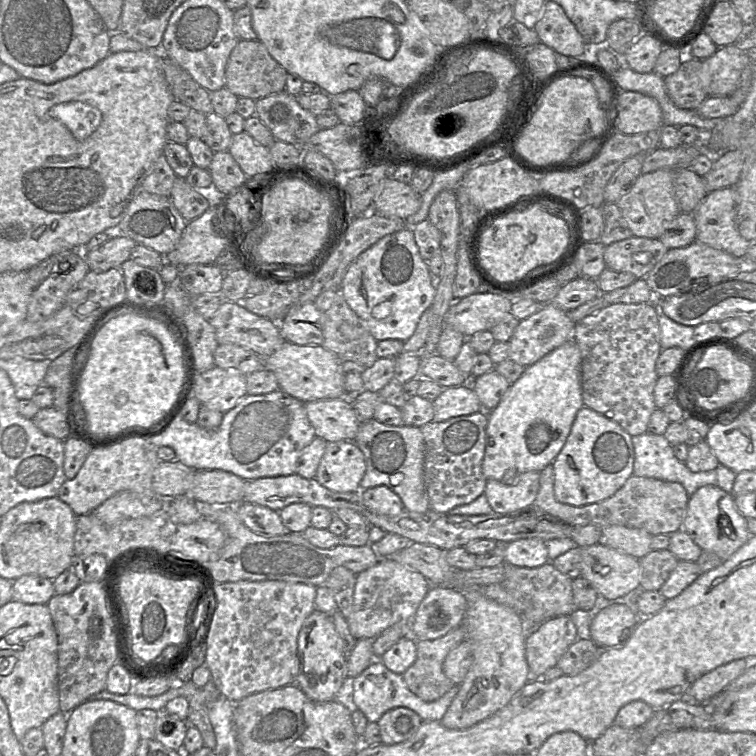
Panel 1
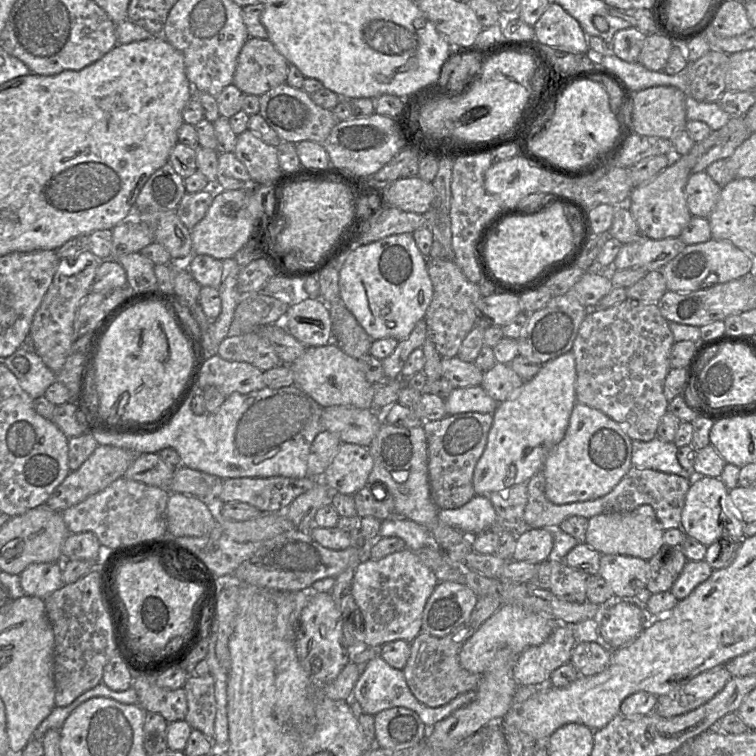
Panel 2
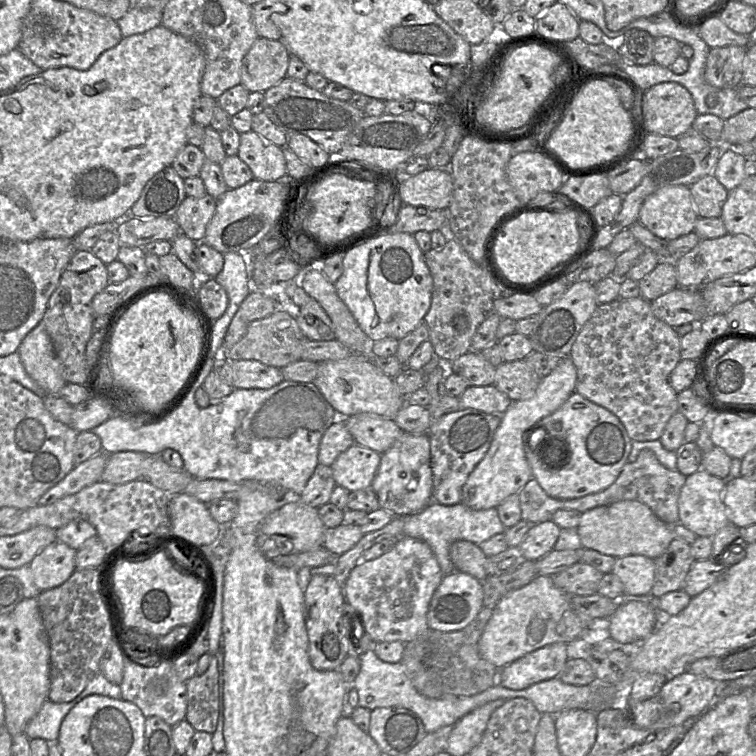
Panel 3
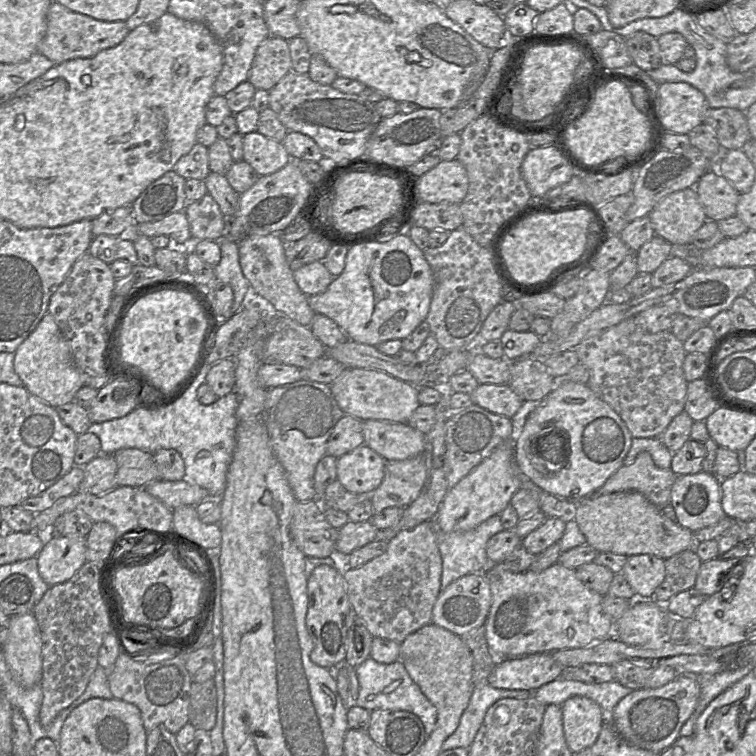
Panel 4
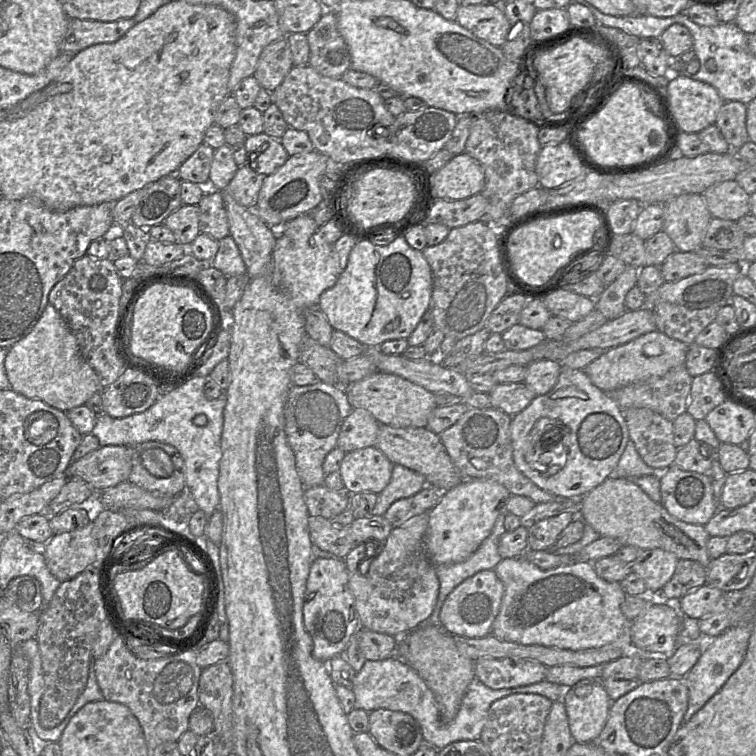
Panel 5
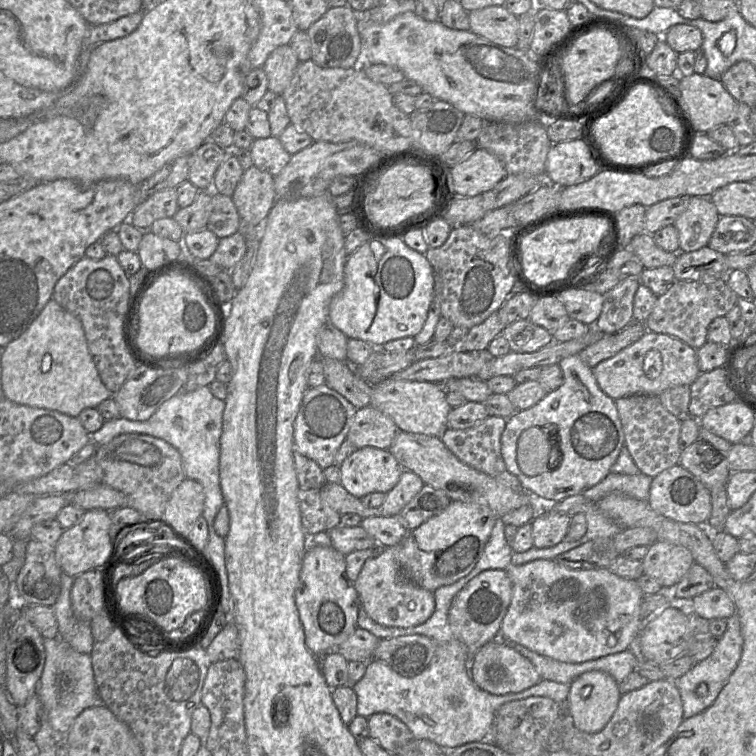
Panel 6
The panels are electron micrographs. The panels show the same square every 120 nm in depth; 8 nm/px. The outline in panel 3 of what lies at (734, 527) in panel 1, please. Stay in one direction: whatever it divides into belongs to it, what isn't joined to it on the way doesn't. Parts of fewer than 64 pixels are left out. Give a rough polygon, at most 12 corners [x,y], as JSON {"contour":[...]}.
{"contour":[[704,469],[687,476],[679,523],[698,537],[730,524],[726,480]]}

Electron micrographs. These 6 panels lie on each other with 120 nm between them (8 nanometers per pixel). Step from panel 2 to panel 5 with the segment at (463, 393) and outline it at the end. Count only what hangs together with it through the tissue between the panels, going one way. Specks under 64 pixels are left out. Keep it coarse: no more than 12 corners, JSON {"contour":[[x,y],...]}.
{"contour":[[524,382],[496,384],[492,408],[509,416],[536,397]]}

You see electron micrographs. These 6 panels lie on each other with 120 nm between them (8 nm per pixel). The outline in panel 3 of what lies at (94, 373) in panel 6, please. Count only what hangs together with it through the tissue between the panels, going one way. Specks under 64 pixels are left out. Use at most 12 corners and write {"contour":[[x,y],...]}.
{"contour":[[42,321],[17,352],[48,395],[65,386],[62,366]]}

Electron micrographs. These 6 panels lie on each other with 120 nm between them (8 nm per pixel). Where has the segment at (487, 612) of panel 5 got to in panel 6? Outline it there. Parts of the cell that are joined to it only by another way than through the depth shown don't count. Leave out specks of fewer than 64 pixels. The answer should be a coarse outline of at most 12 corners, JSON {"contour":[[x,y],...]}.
{"contour":[[489,569],[452,599],[452,633],[474,654],[496,639],[512,597]]}

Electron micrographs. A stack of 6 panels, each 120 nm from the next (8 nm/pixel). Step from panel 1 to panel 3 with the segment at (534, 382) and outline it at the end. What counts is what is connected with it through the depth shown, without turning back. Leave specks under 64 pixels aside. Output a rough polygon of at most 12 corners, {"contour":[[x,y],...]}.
{"contour":[[567,356],[501,415],[461,503],[496,508],[533,478],[524,432],[575,392]]}

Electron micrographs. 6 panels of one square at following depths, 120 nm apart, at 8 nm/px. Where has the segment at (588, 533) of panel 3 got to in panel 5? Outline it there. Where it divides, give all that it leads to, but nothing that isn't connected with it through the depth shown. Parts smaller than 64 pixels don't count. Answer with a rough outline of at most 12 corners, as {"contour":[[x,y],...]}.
{"contour":[[629,478],[579,500],[601,537],[706,569],[704,525],[675,518]]}

